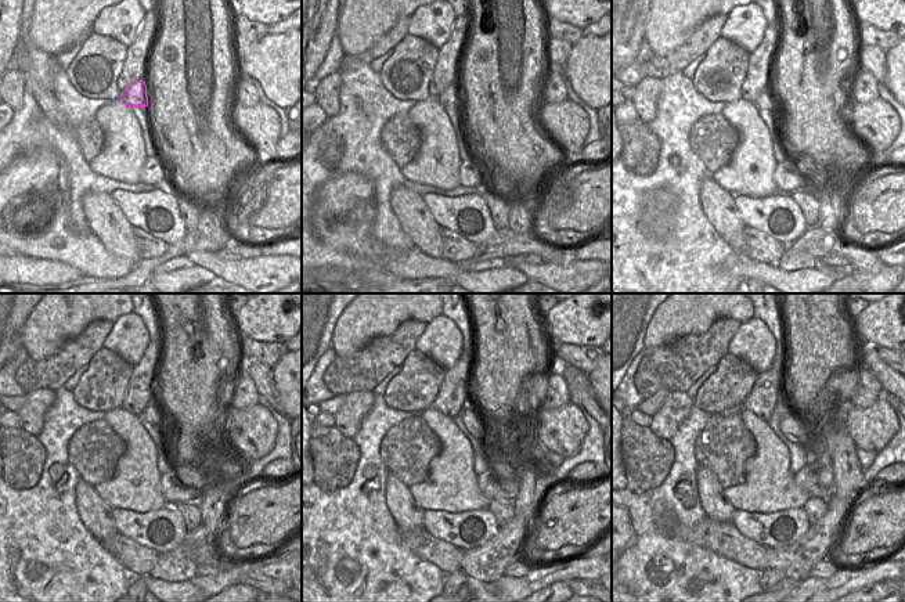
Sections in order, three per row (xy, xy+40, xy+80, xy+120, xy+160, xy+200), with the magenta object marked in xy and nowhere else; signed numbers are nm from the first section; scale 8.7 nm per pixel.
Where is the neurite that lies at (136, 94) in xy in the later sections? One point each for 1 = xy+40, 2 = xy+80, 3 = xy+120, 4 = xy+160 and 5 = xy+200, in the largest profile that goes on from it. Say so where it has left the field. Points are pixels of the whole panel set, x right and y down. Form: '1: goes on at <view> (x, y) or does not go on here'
1: goes on at xy+40 (450, 96)
2: goes on at xy+80 (770, 101)
3: goes on at xy+120 (154, 414)
4: goes on at xy+160 (480, 426)
5: goes on at xy+200 (808, 438)

